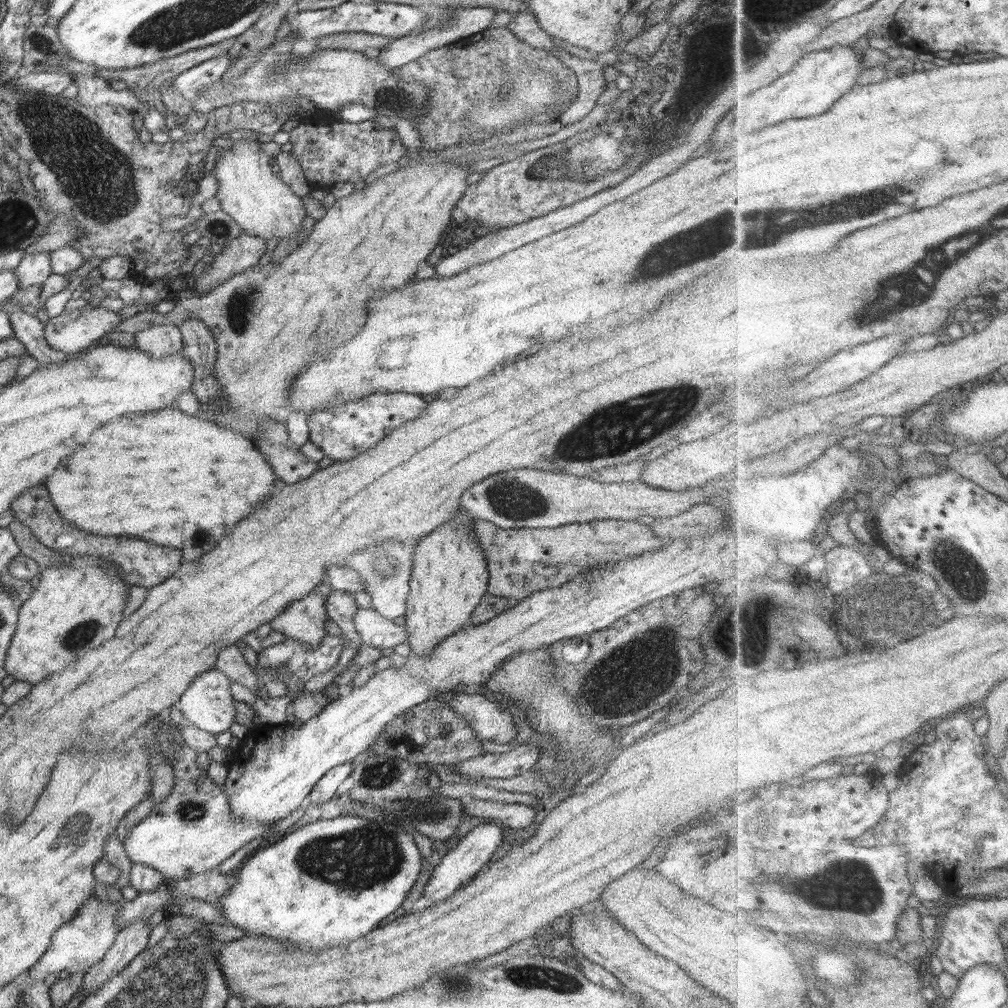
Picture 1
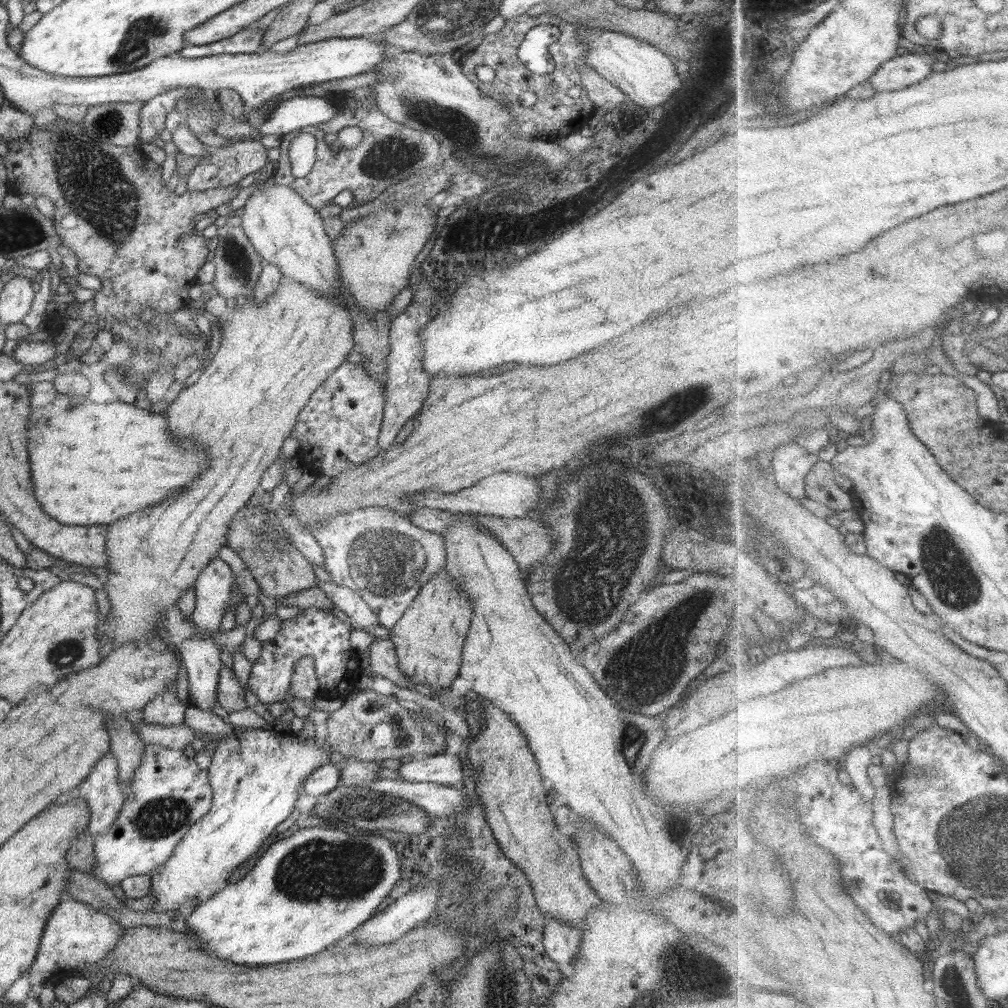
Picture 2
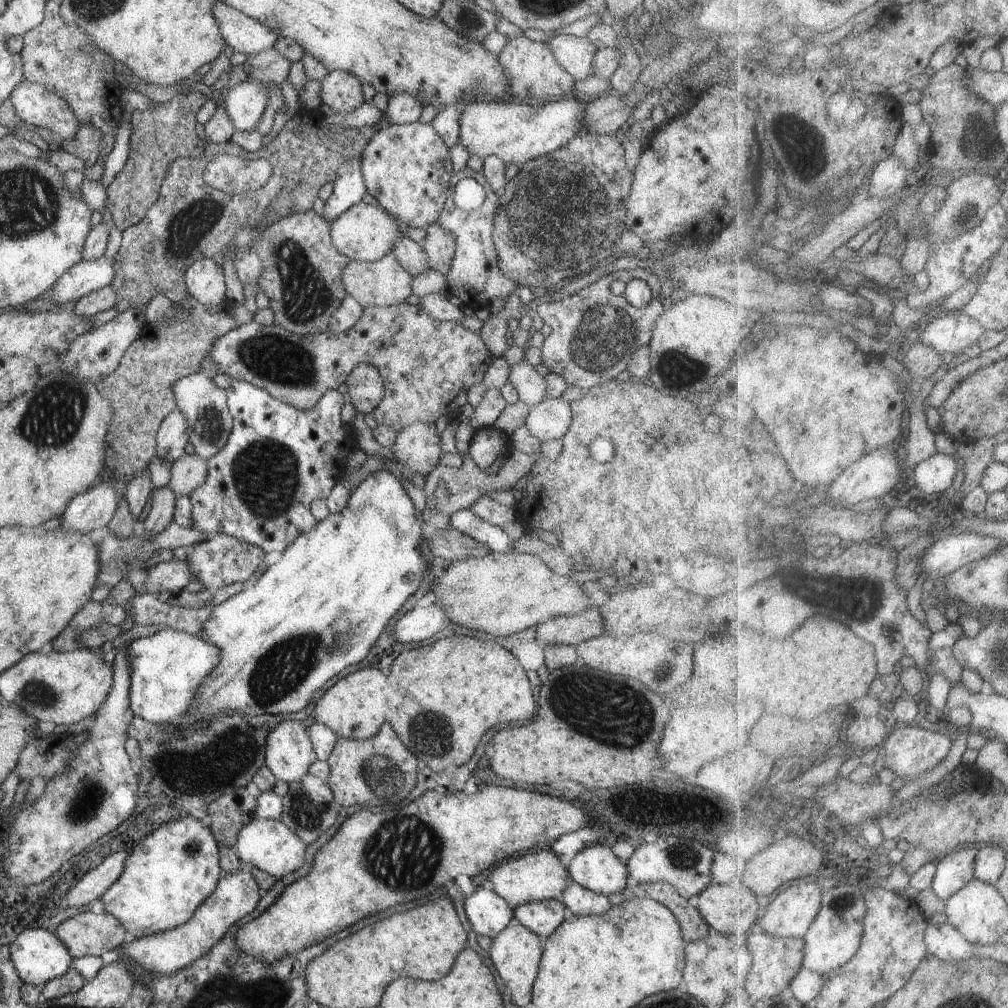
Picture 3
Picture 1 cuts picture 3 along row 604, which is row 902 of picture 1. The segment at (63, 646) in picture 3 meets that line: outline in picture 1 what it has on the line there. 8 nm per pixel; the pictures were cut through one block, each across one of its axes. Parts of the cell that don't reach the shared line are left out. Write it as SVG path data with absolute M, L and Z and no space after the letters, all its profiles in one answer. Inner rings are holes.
M90 896L78 909L76 916L66 922L51 936L50 946L34 966L31 966L27 973L29 979L24 981L19 988L19 994L28 987L44 980L49 974L58 975L60 972L88 972L88 969L97 962L100 962L104 955L112 948L119 932L116 926L116 914L121 911L121 901L102 901L97 897Z

